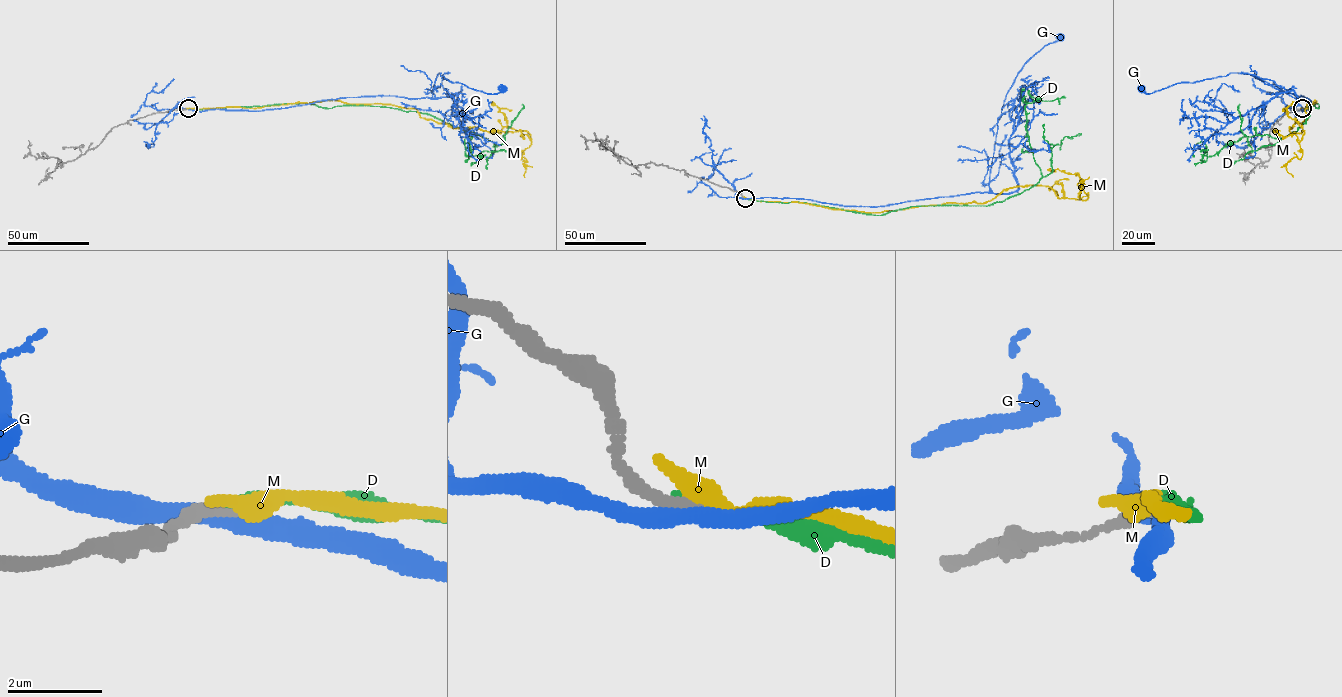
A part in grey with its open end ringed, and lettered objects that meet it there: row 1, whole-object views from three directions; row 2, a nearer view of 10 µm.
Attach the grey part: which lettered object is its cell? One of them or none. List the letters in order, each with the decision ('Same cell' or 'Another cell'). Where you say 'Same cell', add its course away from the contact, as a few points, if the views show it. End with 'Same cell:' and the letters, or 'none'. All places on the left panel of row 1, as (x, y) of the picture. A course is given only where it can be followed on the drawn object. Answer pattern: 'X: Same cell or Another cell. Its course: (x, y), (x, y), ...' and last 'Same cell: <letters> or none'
D: Another cell
G: Another cell
M: Another cell
Same cell: none

